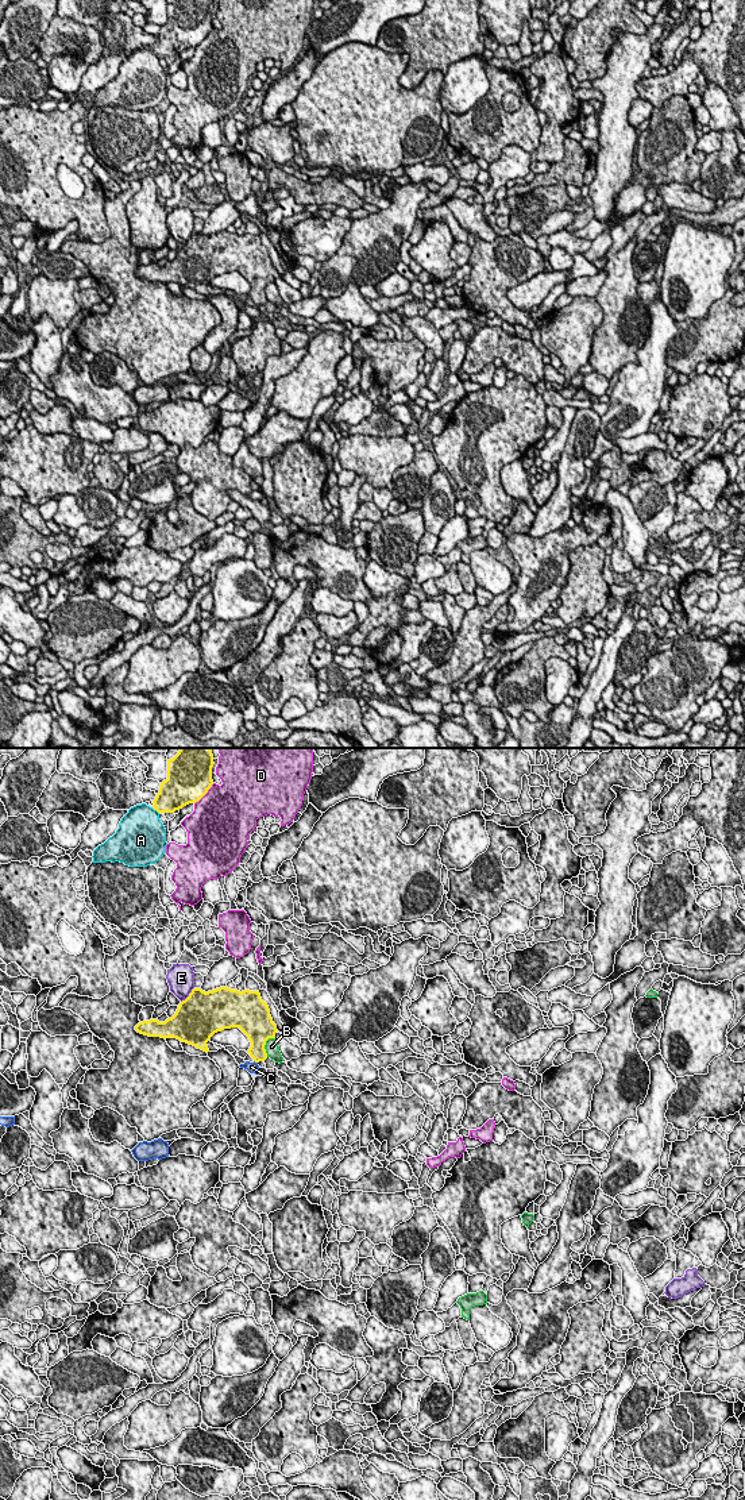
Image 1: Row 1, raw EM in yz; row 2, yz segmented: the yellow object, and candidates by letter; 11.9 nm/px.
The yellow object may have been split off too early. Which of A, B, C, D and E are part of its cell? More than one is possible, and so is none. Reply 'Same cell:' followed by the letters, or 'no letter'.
Same cell: no letter

